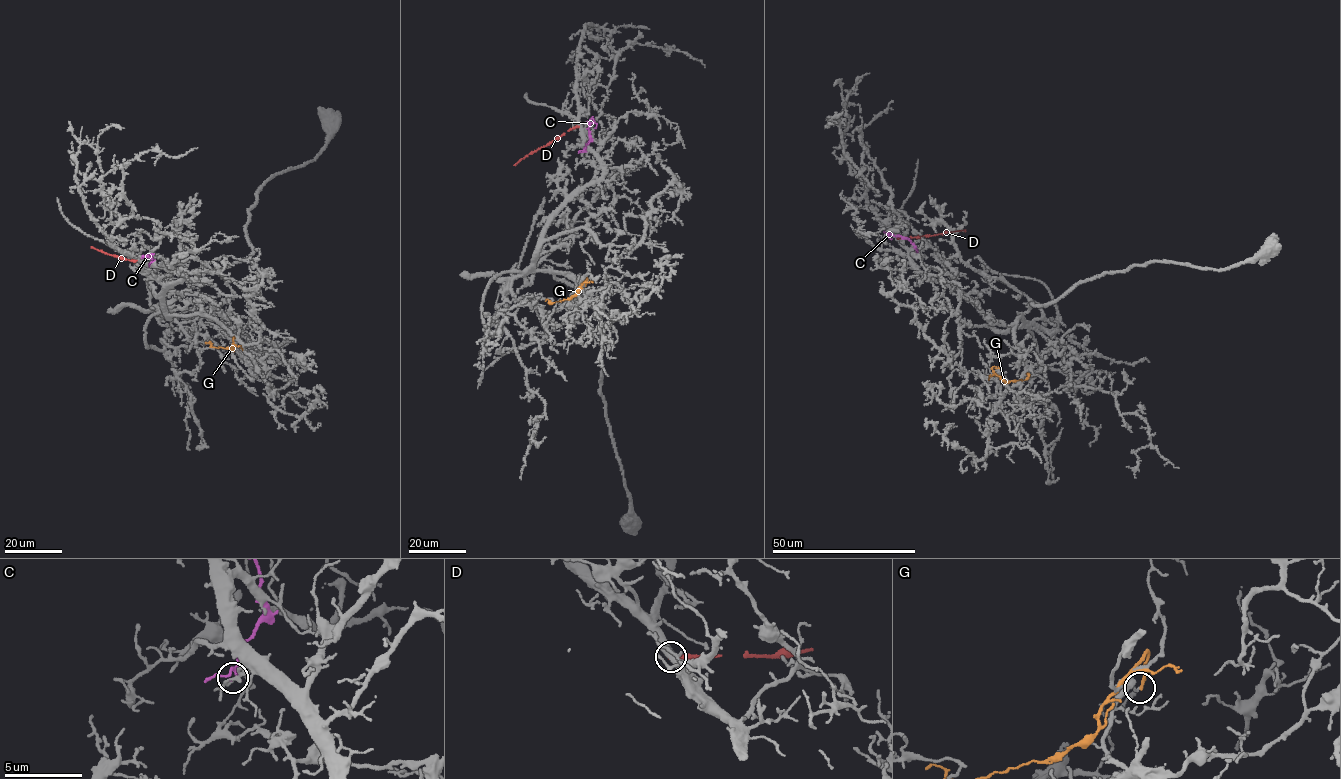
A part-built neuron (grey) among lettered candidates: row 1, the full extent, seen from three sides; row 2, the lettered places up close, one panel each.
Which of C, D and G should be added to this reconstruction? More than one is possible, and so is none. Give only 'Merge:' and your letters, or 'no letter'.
Merge: no letter

